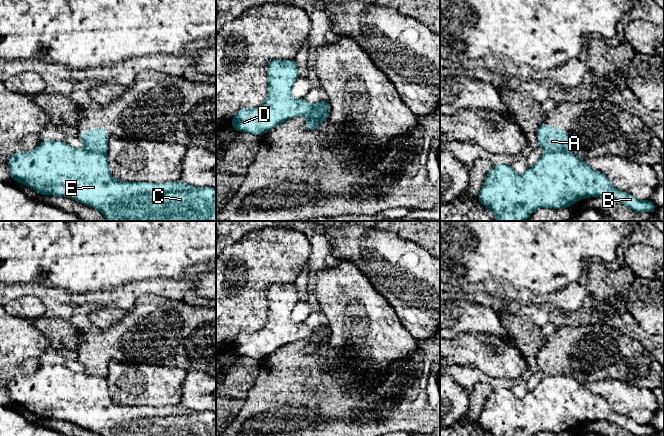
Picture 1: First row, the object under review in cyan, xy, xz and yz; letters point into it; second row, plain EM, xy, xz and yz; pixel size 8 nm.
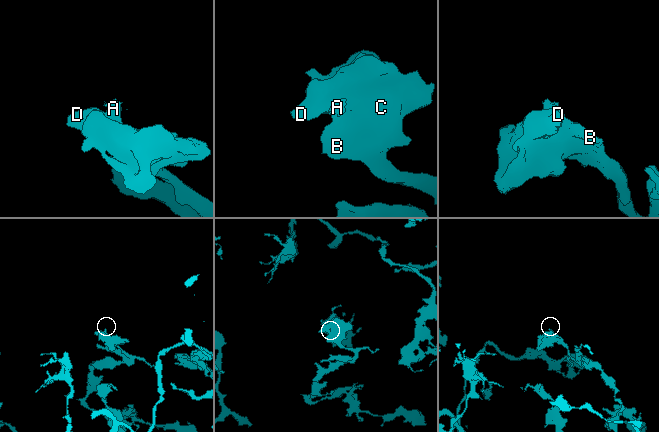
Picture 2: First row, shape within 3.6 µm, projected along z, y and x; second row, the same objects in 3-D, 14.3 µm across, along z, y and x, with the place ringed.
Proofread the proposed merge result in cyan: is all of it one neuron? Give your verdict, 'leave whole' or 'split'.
split

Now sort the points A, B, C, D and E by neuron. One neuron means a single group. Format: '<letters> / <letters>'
A / B C D E

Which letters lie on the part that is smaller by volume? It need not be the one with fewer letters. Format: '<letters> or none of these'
A

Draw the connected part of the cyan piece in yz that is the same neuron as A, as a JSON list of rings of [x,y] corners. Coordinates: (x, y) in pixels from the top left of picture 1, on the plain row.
[[[543,346],[537,356],[538,369],[543,371],[546,376],[564,375],[570,370],[571,363],[567,359],[565,352],[551,352]]]

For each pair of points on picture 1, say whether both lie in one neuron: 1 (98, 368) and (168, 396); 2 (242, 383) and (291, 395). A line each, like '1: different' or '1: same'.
1: different
2: different

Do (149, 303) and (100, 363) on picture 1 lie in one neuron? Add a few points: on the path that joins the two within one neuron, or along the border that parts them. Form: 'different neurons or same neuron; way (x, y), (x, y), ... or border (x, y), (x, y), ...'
same neuron; way (137, 318), (107, 348)

